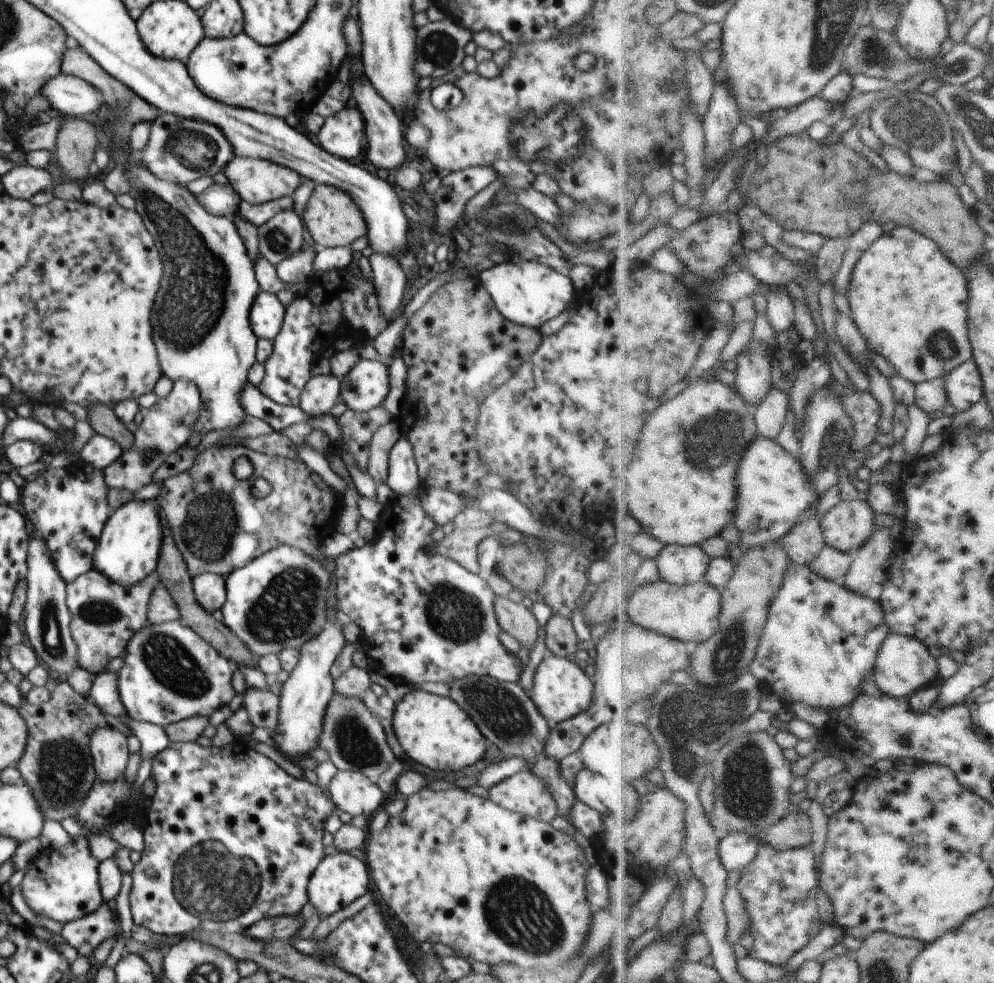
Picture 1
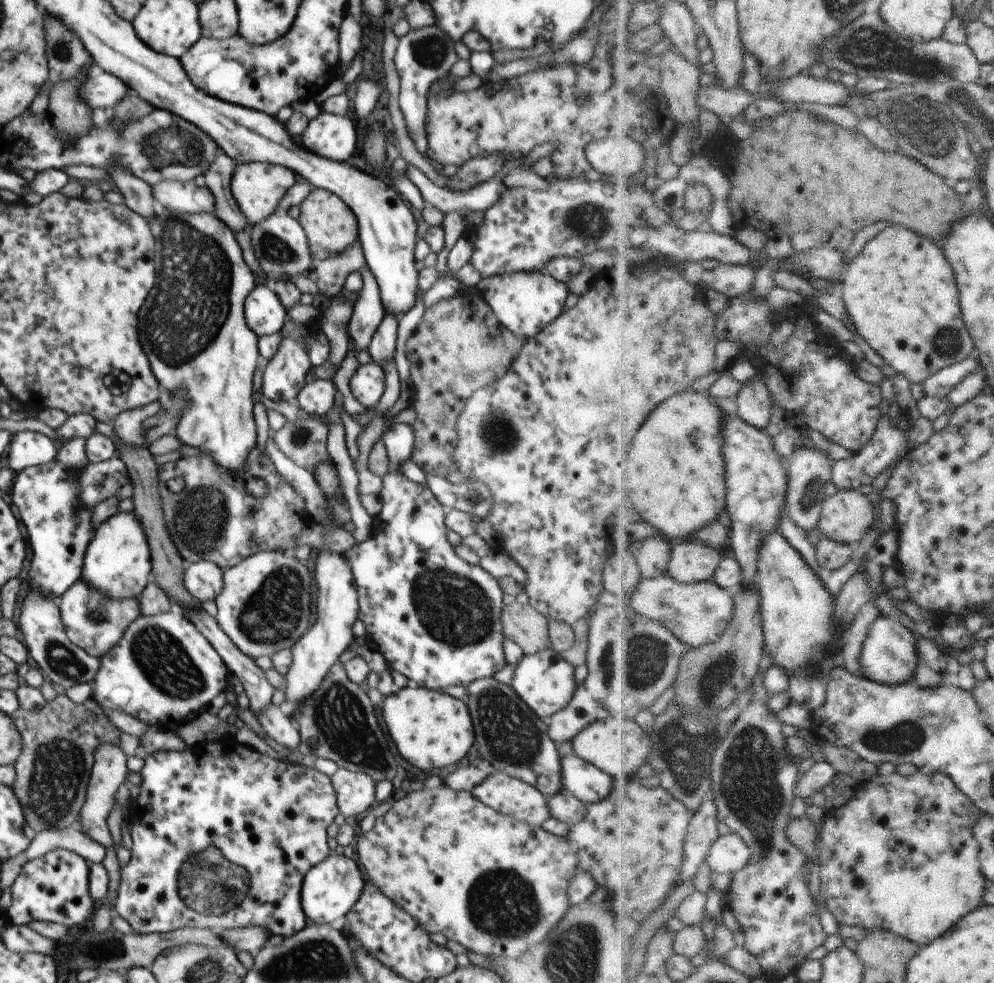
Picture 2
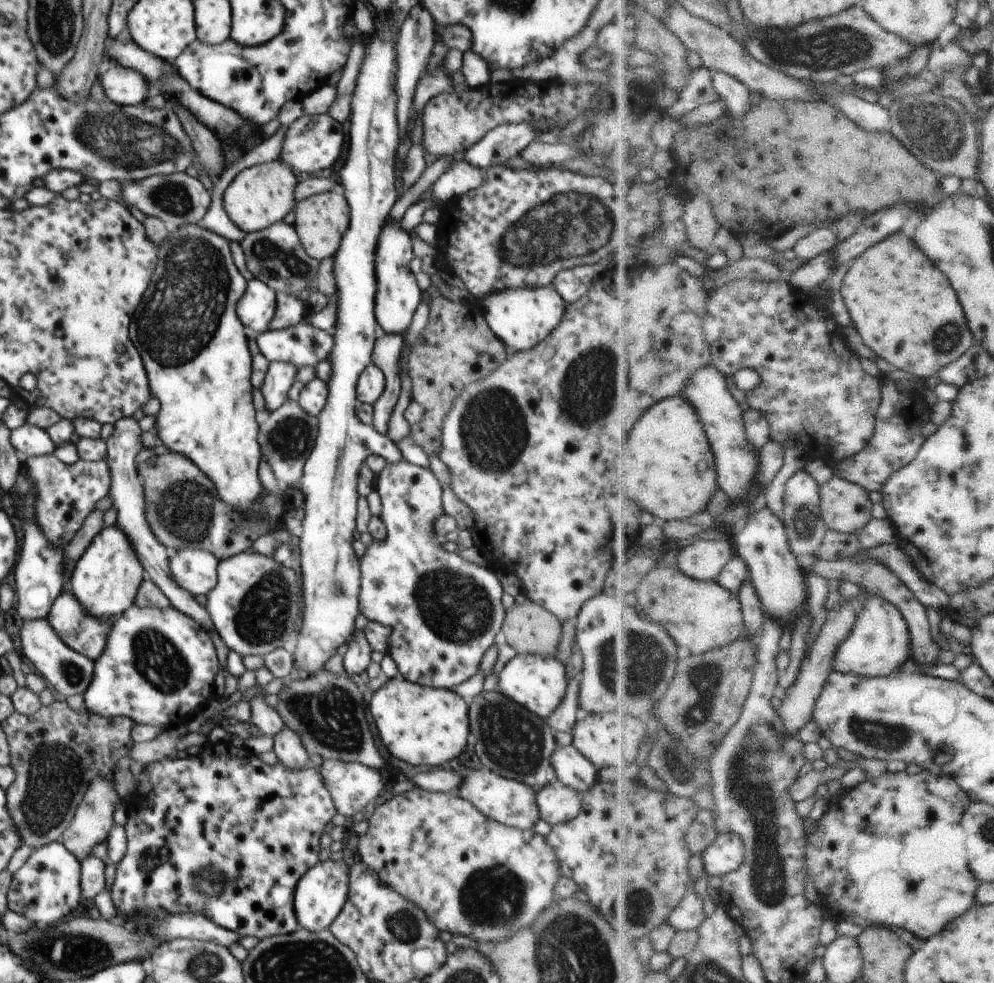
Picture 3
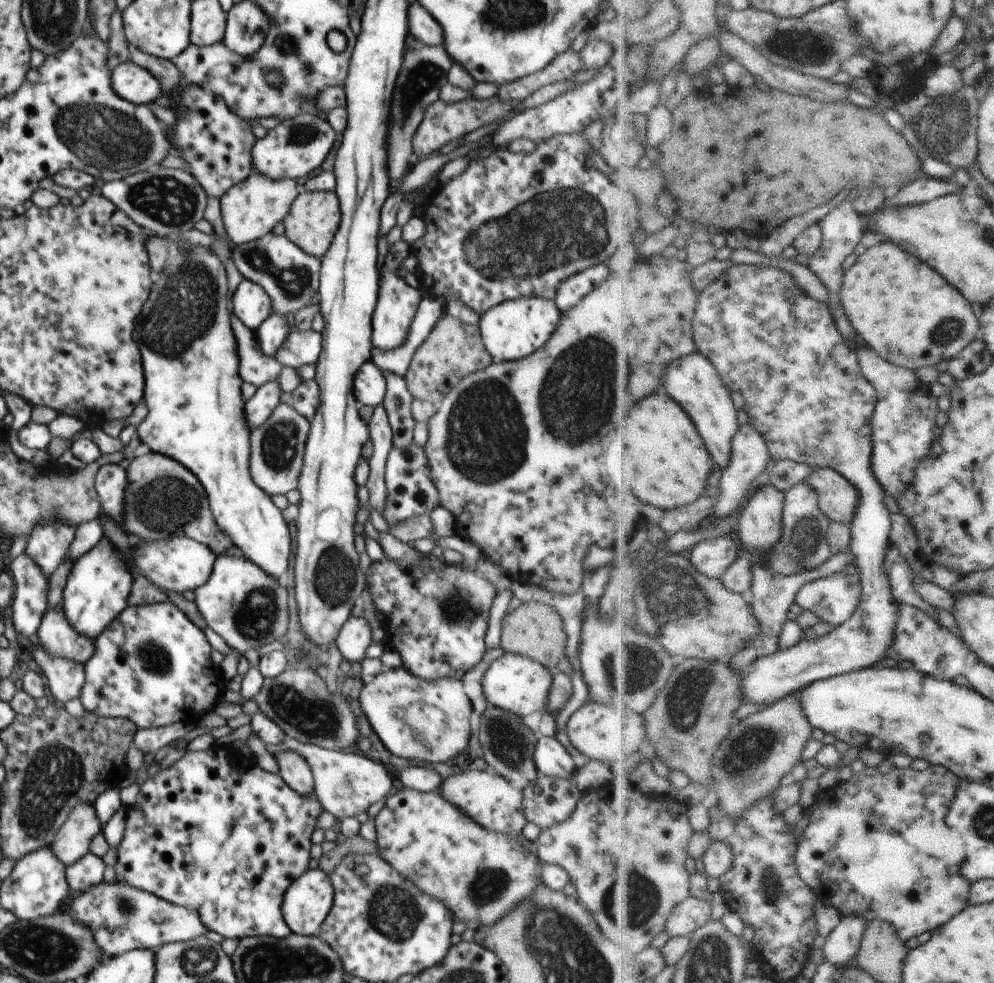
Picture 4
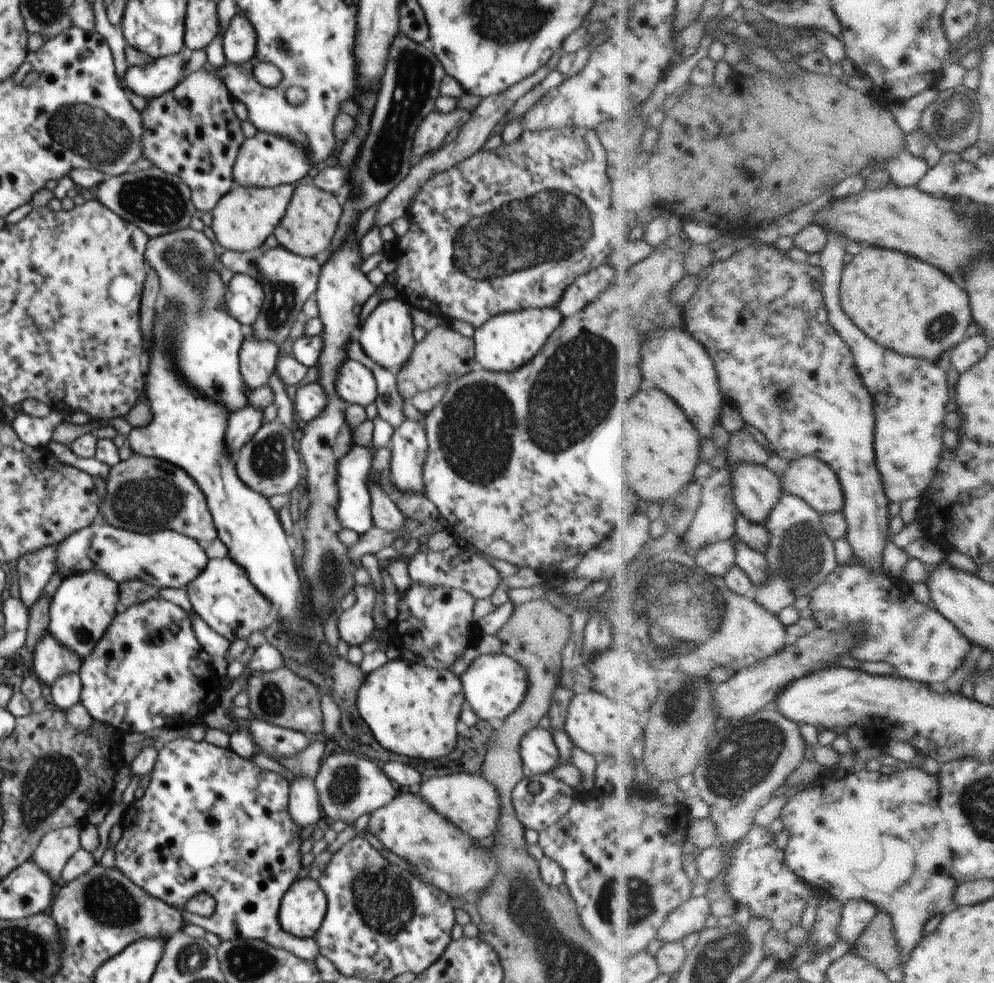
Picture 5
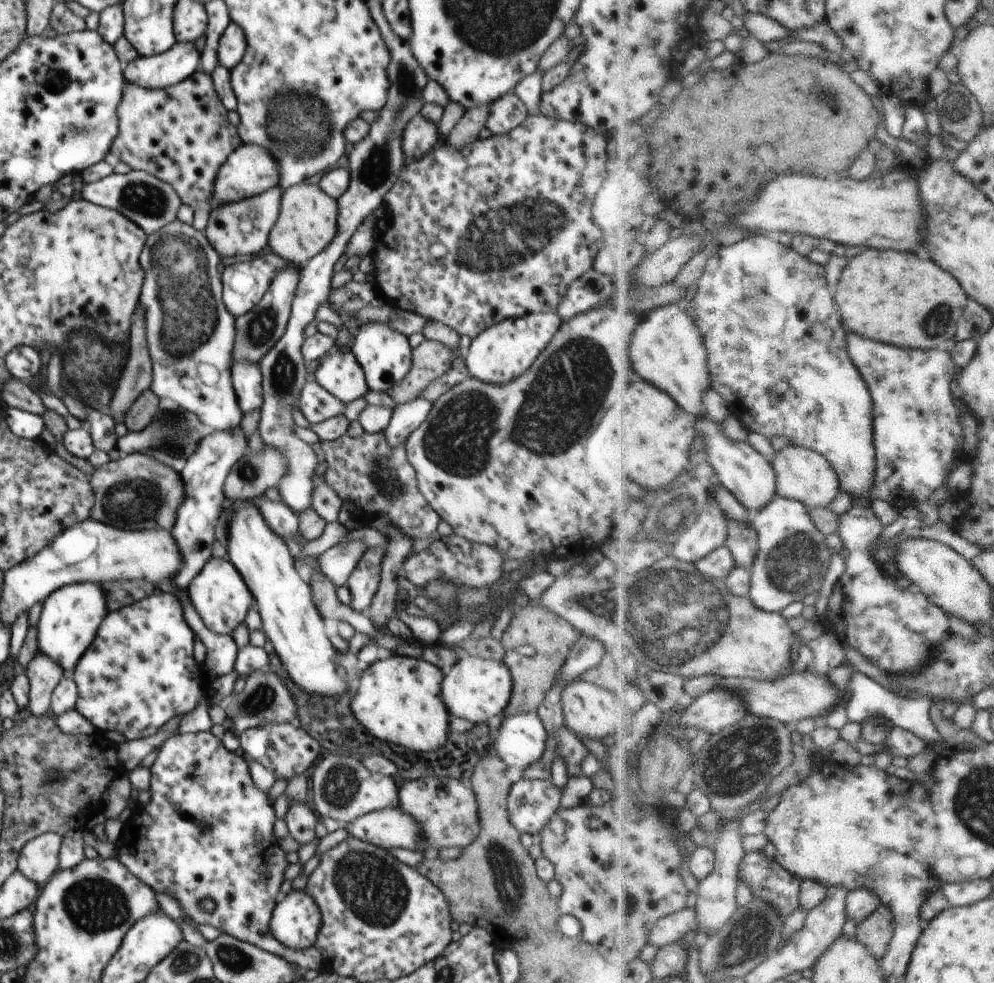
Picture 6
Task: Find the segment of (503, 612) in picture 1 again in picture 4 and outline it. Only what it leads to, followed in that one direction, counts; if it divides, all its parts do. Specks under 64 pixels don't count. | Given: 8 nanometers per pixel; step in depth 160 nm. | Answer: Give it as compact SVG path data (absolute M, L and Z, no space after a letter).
M526 602L511 613L507 613L503 622L500 648L506 653L526 656L553 673L557 672L557 665L565 656L568 636L564 629L563 618L546 603Z

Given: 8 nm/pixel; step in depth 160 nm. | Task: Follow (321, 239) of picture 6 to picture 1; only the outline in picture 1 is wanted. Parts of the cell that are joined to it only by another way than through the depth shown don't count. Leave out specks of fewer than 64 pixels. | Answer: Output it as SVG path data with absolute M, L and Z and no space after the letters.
M316 184L303 210L302 220L317 248L349 247L354 240L367 234L367 220L359 204L347 192L329 184Z

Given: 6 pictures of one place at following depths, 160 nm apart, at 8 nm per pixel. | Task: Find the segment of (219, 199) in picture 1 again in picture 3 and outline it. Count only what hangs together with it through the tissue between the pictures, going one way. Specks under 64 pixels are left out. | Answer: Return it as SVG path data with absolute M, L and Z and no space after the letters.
M185 172L152 175L142 181L132 182L130 186L122 187L121 191L126 208L132 205L138 215L159 218L170 233L175 233L177 228L187 224L200 224L211 202L211 190L206 189L199 179L190 177Z

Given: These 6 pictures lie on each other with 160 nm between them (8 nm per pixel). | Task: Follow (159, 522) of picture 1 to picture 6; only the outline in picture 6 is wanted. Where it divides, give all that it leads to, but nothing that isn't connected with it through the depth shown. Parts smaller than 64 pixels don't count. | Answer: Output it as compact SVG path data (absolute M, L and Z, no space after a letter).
M72 583L52 592L43 602L43 609L36 624L39 652L55 660L71 675L82 655L96 638L99 626L110 612L101 583Z

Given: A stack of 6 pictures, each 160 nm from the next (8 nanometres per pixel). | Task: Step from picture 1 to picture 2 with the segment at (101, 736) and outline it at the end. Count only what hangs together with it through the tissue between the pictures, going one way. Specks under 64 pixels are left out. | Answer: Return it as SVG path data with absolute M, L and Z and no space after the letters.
M102 741L96 748L94 753L95 761L91 770L91 777L87 786L87 797L81 811L79 812L78 828L82 832L90 835L96 842L102 846L109 847L113 844L112 836L106 824L106 818L112 807L116 804L114 795L122 783L127 783L127 775L129 774L126 762L128 757L114 743Z

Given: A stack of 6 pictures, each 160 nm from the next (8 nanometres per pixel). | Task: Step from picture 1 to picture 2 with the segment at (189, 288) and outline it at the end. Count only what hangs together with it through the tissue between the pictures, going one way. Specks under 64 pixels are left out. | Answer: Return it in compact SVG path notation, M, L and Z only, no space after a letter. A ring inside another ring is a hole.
M157 208L156 214L150 219L149 225L154 235L155 246L155 267L156 267L156 284L148 293L147 299L144 301L143 307L139 312L139 339L140 344L144 344L144 352L147 354L148 360L151 364L152 372L158 379L162 389L168 389L171 396L175 396L175 392L182 388L187 392L189 398L189 409L183 414L178 423L175 435L179 438L182 444L200 448L202 453L208 453L219 464L219 467L224 472L233 472L238 474L245 469L247 456L250 454L252 448L256 447L256 423L254 422L254 414L252 413L254 403L252 402L252 383L253 374L255 373L257 364L259 362L259 350L257 342L259 337L247 325L244 314L244 303L247 296L254 290L256 282L252 270L242 257L242 248L236 239L235 233L215 214L210 213L183 213L176 211L164 210L164 208ZM220 314L226 314L224 324L220 326Z

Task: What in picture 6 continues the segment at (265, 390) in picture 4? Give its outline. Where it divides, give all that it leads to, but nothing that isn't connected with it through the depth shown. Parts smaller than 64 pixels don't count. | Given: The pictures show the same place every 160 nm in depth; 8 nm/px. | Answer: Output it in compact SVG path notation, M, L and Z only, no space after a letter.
M240 426L234 430L214 431L200 439L193 454L186 459L182 470L185 484L185 499L177 512L176 526L172 536L183 554L183 567L172 580L187 594L190 581L204 568L212 557L214 528L212 522L222 516L224 502L223 484L235 462L238 462L249 451L248 440Z

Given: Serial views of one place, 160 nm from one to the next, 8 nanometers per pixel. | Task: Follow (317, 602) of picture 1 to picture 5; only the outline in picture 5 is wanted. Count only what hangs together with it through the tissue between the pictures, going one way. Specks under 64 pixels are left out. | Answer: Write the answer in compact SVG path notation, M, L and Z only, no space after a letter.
M229 556L209 559L206 568L191 583L188 583L184 589L187 591L192 604L192 612L202 618L214 632L226 638L228 642L234 642L235 640L246 641L252 632L262 633L268 628L264 625L264 618L270 614L273 604L269 602L267 596L262 595L251 583L244 568L236 564L236 561Z

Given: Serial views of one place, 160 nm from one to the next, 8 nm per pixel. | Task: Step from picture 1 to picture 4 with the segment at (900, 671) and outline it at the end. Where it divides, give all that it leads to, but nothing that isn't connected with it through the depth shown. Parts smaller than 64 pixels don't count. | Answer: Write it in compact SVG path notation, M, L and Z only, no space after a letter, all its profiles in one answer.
M753 264L732 266L730 272L726 272L718 282L714 282L701 294L694 328L699 351L719 369L731 392L744 396L749 422L754 424L754 428L768 442L774 460L791 460L813 468L829 467L838 470L860 492L860 507L852 522L851 550L858 556L856 562L862 570L863 600L855 616L826 638L818 642L803 639L793 648L760 657L744 672L742 692L746 702L769 706L792 696L794 692L804 691L817 681L876 667L876 664L889 658L888 652L896 642L901 603L895 598L888 570L884 571L888 549L893 545L890 540L892 512L890 506L885 504L886 488L874 474L874 427L879 392L864 374L859 352L854 352L848 346L848 339L840 331L831 306L811 298L798 287L794 276L779 268Z

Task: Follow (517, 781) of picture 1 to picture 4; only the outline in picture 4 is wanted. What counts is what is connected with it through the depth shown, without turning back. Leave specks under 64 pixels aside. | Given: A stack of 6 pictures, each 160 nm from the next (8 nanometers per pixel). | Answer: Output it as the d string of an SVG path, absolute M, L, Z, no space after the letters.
M472 770L464 772L458 776L444 776L440 784L439 793L444 800L456 806L462 814L472 818L476 824L482 828L496 832L496 834L515 835L520 833L527 823L524 818L524 808L522 808L522 789L509 783L508 780L496 774Z

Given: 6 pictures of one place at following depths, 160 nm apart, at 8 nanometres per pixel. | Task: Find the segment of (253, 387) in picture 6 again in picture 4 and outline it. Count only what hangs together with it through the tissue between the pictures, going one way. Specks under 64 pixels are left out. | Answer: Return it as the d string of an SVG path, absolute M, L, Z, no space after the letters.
M272 313L271 316L254 330L254 338L258 348L264 352L264 356L275 357L278 348L289 336L290 326L284 316Z

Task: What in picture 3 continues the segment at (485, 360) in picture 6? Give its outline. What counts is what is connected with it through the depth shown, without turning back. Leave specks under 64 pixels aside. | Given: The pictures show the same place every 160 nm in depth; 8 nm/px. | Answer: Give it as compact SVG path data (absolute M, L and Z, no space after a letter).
M524 284L520 288L503 288L492 291L482 297L485 306L483 315L492 332L506 345L509 354L528 350L535 347L542 339L545 339L562 320L565 311L565 300L552 284L543 287L530 287Z

